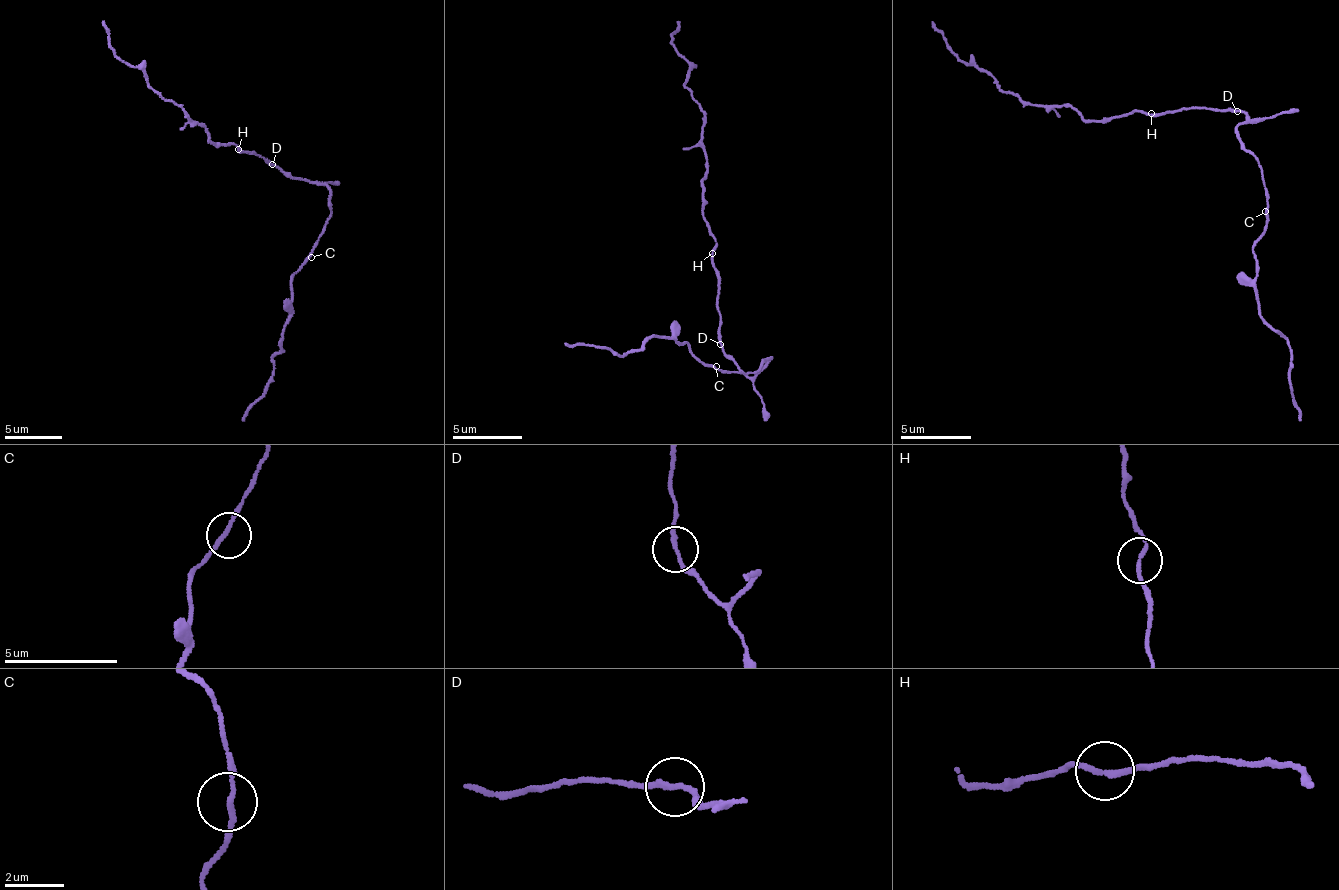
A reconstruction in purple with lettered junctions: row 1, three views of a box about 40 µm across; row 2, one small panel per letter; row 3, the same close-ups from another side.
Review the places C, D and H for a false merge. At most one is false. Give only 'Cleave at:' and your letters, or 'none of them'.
Cleave at: none of them

